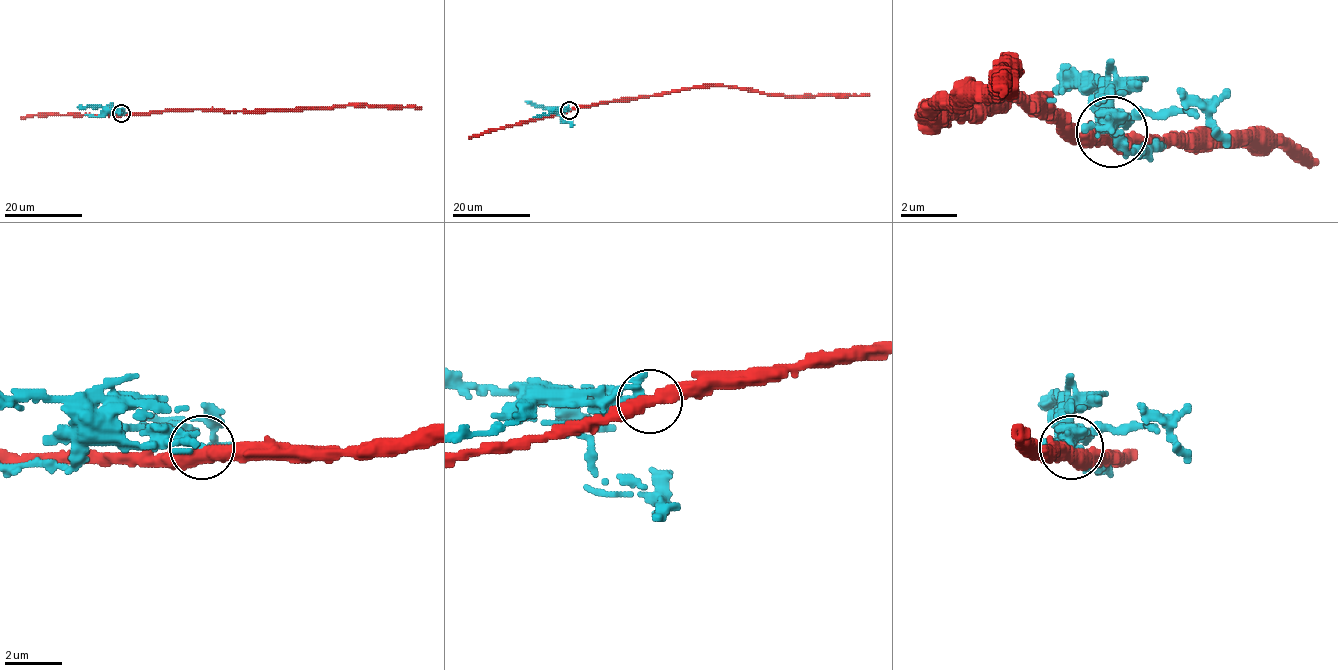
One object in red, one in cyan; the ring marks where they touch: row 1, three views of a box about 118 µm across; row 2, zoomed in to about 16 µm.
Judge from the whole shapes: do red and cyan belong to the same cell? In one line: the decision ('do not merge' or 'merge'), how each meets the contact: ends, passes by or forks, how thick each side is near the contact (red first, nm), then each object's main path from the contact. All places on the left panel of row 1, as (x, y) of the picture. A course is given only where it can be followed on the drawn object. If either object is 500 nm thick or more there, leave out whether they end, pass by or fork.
do not merge | red passes by | cyan passes by | 440/240 nm | red via (122, 113), (341, 105), (420, 108) | cyan via (122, 113), (109, 113), (103, 107), (78, 107)

